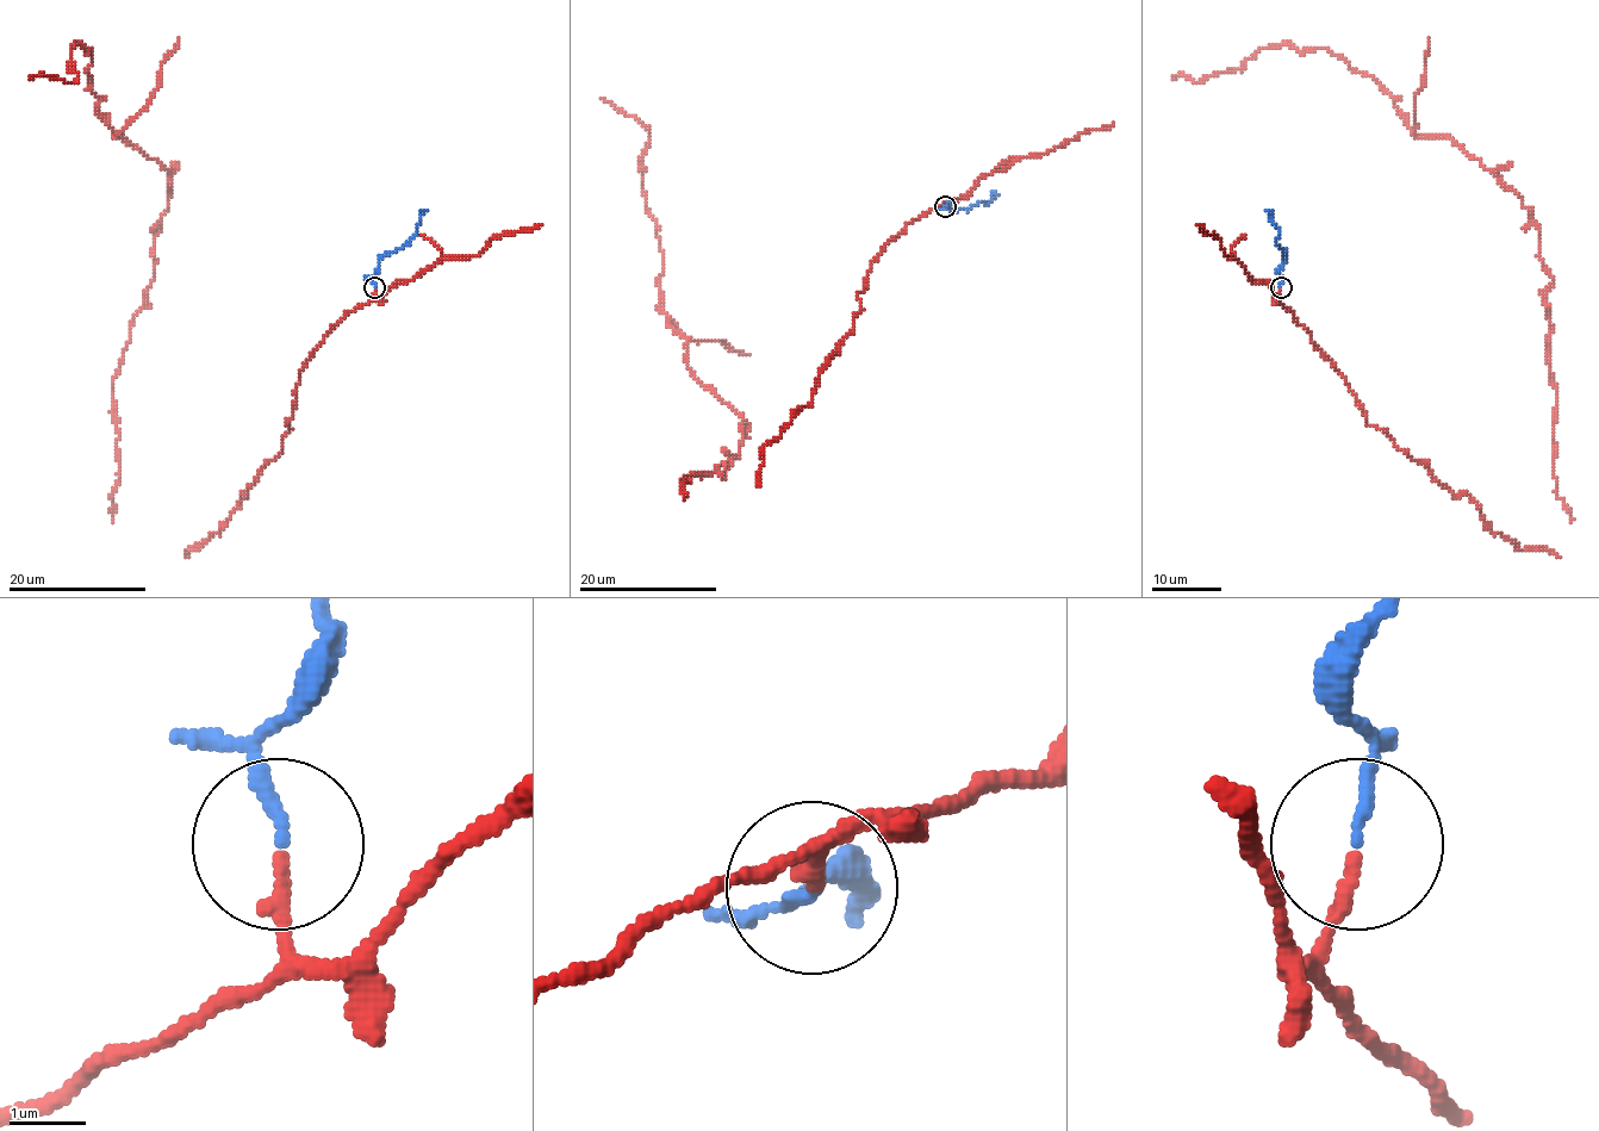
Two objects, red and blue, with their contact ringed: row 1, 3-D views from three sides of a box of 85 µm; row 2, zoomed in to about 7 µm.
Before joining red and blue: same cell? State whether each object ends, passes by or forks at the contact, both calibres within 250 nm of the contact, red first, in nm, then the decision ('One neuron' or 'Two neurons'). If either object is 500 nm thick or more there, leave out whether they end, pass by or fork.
At the ring red ends. At the ring blue ends. Thickness 200 nm (red) against 160 nm. Two neurons

